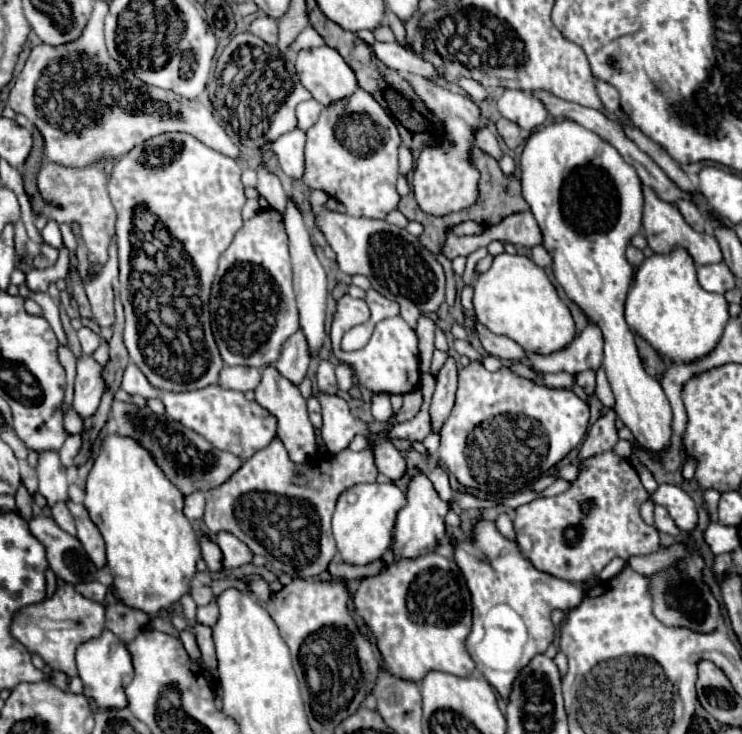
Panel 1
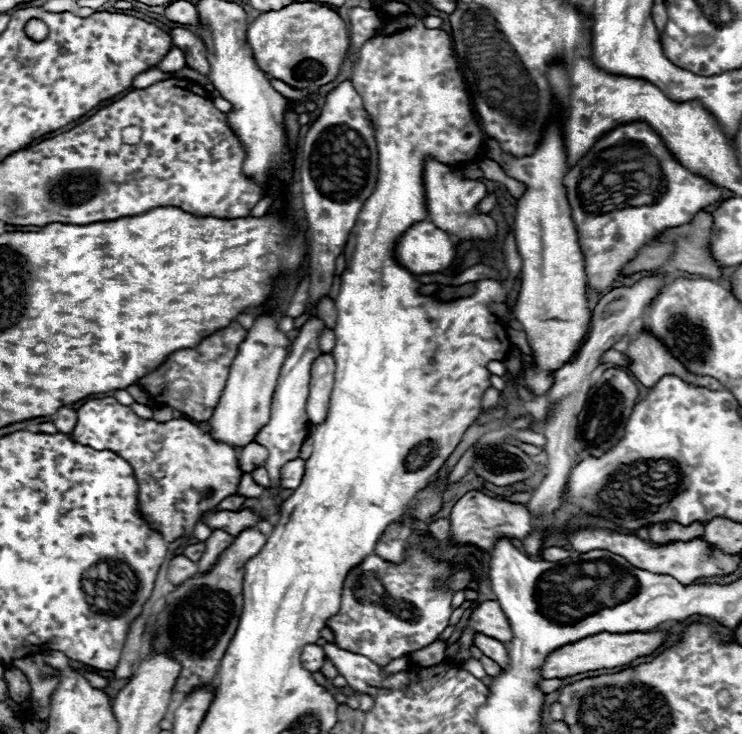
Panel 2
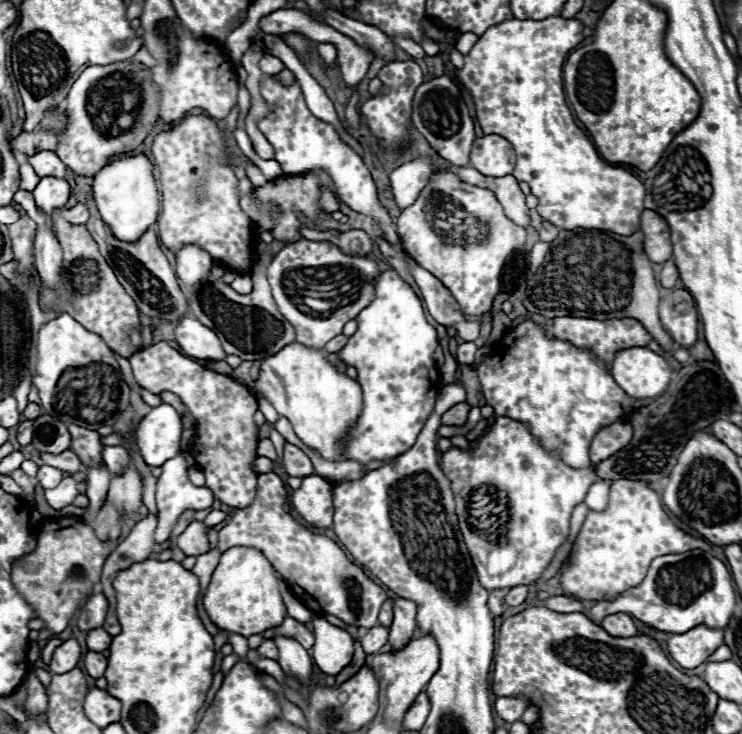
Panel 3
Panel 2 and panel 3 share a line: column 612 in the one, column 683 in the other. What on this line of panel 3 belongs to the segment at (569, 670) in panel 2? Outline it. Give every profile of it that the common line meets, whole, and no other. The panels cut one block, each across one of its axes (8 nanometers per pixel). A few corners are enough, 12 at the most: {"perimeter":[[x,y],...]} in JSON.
{"perimeter":[[696,626],[668,640],[682,668],[696,668],[724,644],[718,628]]}

